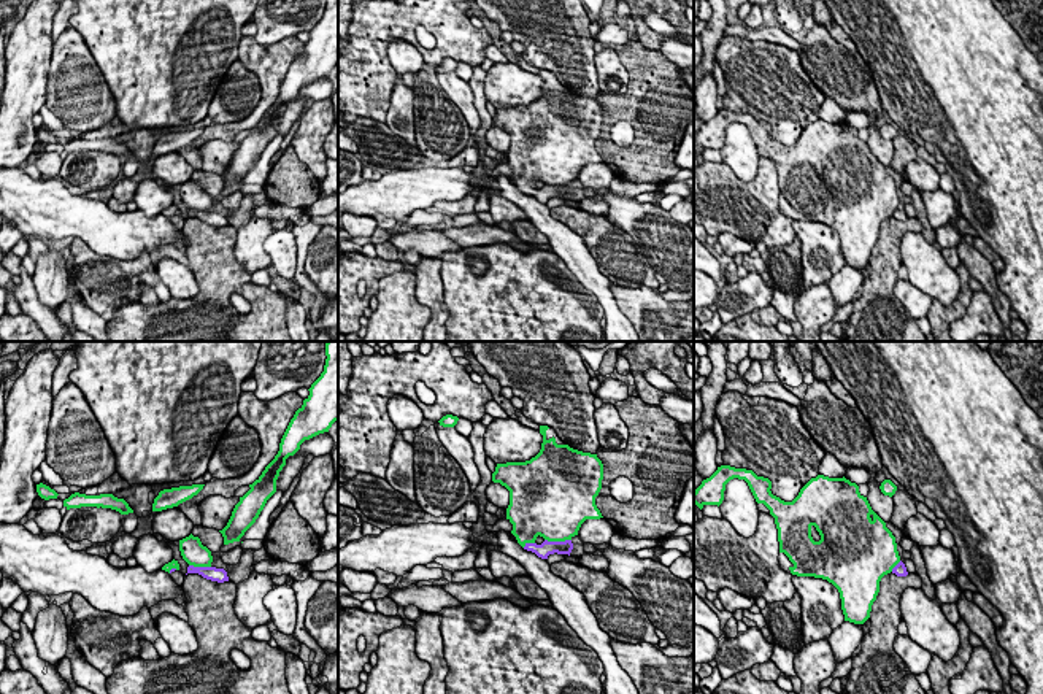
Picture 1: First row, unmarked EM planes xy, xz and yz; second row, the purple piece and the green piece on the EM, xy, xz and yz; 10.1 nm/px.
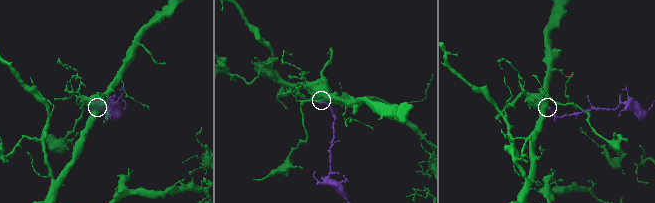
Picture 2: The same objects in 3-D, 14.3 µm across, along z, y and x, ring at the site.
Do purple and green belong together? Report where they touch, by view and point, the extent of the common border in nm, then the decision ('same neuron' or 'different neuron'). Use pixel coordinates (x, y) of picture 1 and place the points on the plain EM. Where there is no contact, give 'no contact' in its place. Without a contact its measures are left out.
contact xz (558, 186); length 280 nm; same neuron

